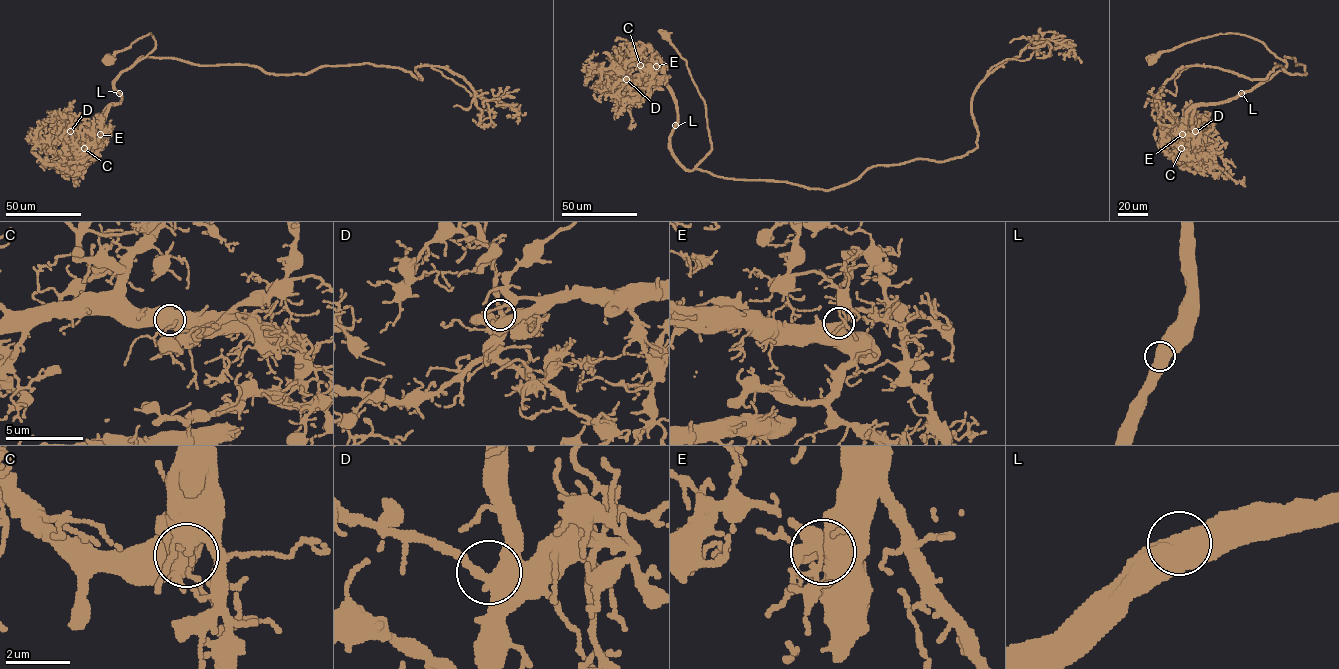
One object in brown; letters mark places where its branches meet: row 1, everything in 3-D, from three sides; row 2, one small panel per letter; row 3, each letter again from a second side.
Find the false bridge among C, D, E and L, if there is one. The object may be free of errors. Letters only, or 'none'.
none

